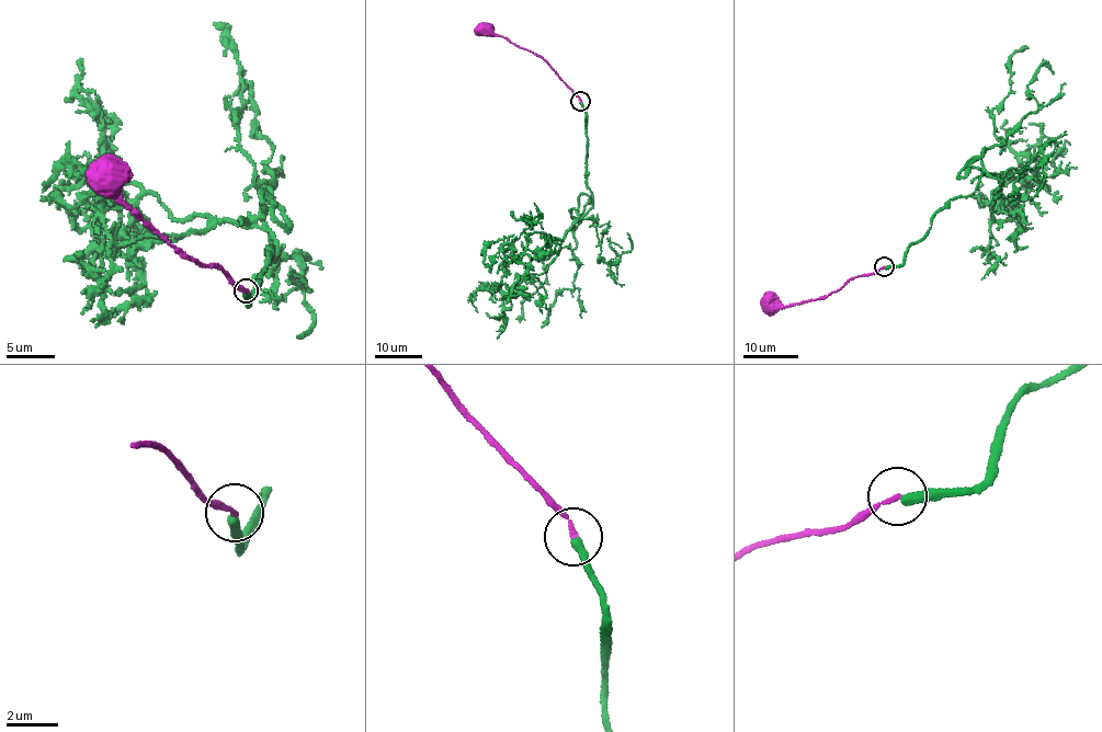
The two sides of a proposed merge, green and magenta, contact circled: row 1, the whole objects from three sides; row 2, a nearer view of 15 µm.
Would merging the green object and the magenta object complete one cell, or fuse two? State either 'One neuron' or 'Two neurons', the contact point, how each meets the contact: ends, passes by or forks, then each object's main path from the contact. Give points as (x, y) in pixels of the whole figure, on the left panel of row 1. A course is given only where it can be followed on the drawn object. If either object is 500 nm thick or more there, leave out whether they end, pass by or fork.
Two neurons. Place: (246, 290). At the ring green ends. At the ring magenta ends. Course of green: (248, 293), (273, 235), (213, 224), (124, 244), (99, 181), (58, 197). Course of magenta: (246, 292), (236, 288), (217, 266), (199, 264), (174, 251), (158, 231), (126, 208), (114, 174)

